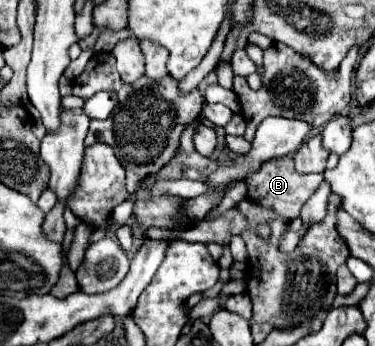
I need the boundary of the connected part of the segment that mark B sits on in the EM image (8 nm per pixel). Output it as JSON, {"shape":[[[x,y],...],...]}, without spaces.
{"shape":[[[282,157],[282,159],[270,159],[266,163],[262,163],[262,167],[254,173],[250,173],[250,177],[246,177],[246,185],[248,185],[248,193],[246,199],[276,211],[286,223],[290,223],[292,219],[296,219],[300,215],[300,207],[310,199],[310,195],[316,191],[316,187],[320,185],[324,177],[322,175],[300,175],[294,169],[294,159],[292,157]]]}

